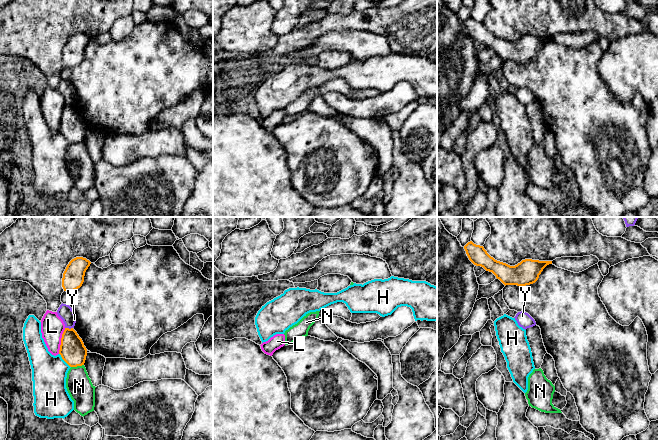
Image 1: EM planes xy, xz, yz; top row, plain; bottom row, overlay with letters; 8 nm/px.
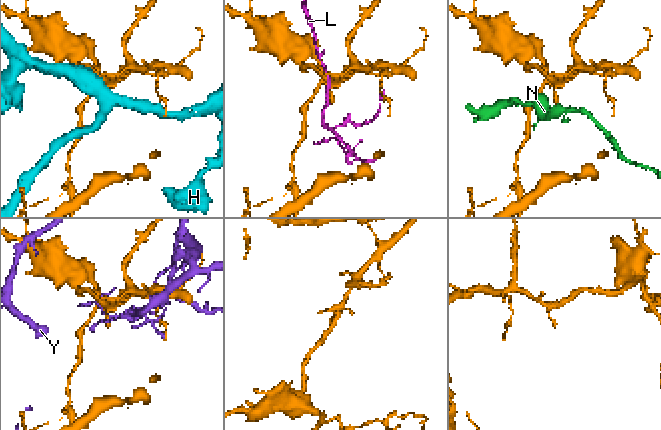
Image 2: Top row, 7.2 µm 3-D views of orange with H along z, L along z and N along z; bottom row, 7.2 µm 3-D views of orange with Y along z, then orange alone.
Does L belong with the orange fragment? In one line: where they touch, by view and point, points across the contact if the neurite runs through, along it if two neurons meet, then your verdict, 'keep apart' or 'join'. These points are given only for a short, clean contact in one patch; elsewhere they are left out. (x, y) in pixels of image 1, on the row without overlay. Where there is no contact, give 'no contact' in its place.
meets orange in xy at (61, 117); keep apart

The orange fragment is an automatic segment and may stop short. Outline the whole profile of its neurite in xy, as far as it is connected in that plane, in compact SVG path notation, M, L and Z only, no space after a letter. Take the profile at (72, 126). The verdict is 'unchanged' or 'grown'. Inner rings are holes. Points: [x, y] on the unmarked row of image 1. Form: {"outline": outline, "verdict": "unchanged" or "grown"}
{"outline": "M65 104L61 114L59 130L70 143L84 141L87 125L73 104Z", "verdict": "unchanged"}

